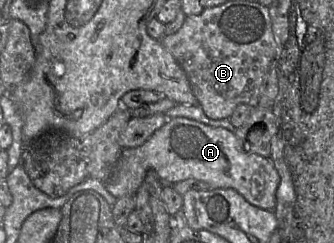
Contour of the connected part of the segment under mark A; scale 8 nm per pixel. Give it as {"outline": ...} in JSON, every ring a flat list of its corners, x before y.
{"outline":[[176,117,167,122,144,143,148,167,165,184,186,179,208,183,212,188,231,188,250,204,273,210,280,176,270,157,247,152,236,135,225,128]]}

